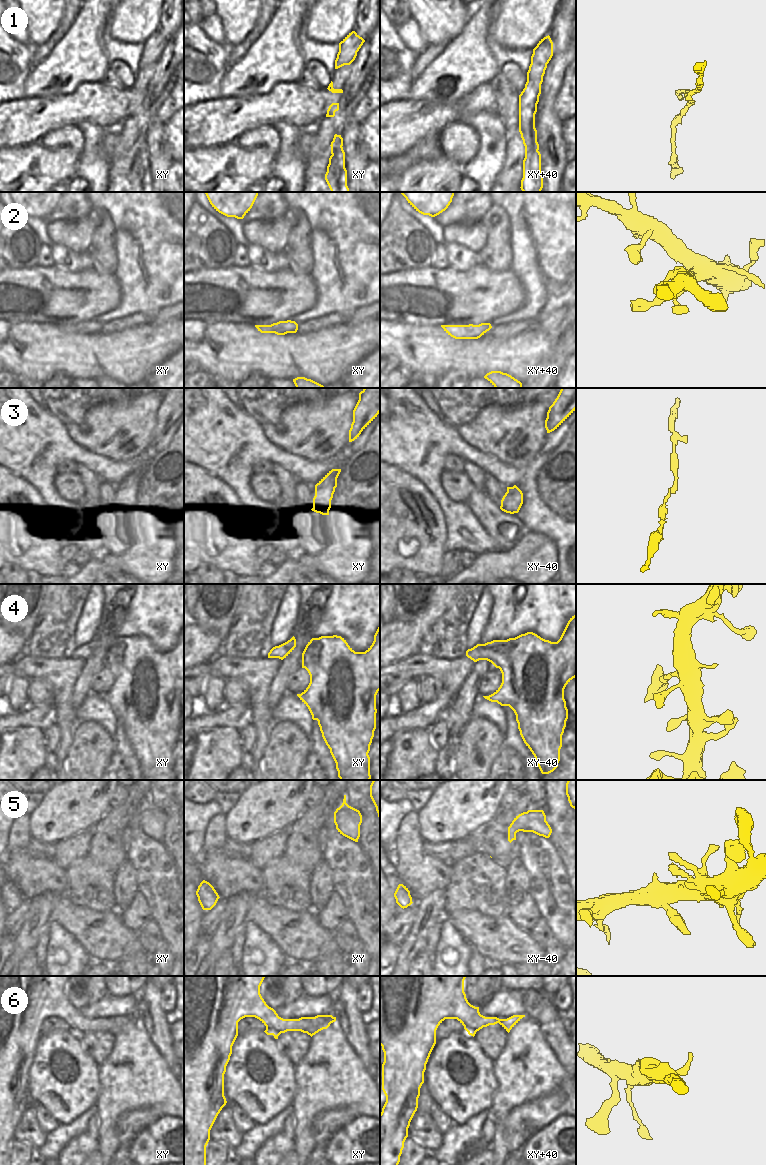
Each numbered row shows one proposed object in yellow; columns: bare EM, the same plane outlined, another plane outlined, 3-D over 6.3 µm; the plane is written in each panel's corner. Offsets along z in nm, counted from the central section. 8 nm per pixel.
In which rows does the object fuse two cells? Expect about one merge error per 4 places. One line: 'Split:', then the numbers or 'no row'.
Split: 1

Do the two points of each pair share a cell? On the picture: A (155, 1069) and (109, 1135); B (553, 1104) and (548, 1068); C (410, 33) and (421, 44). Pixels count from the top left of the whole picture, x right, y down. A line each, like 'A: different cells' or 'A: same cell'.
A: same cell
B: different cells
C: same cell

